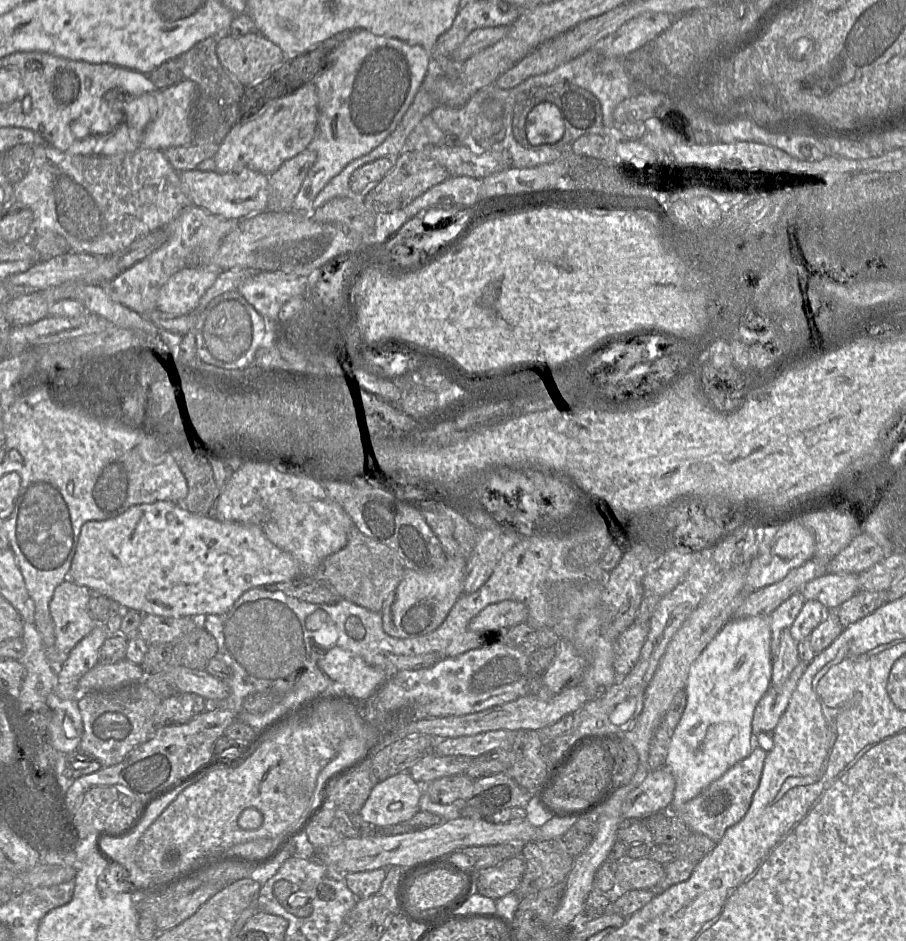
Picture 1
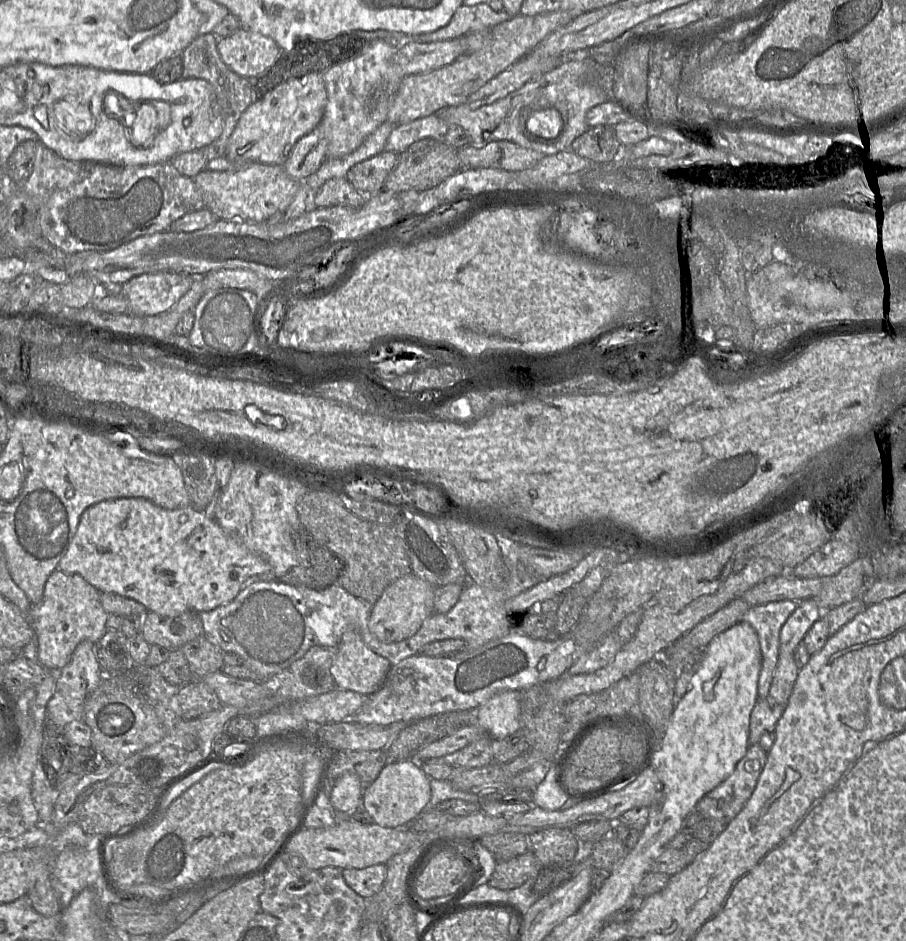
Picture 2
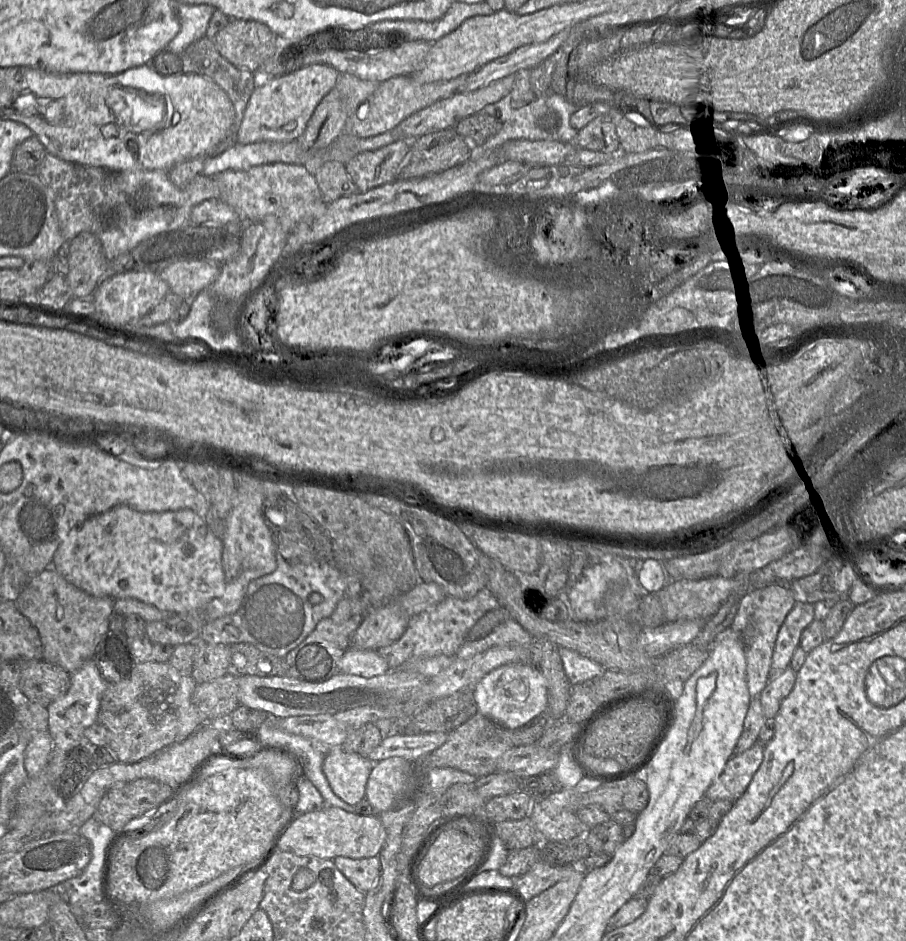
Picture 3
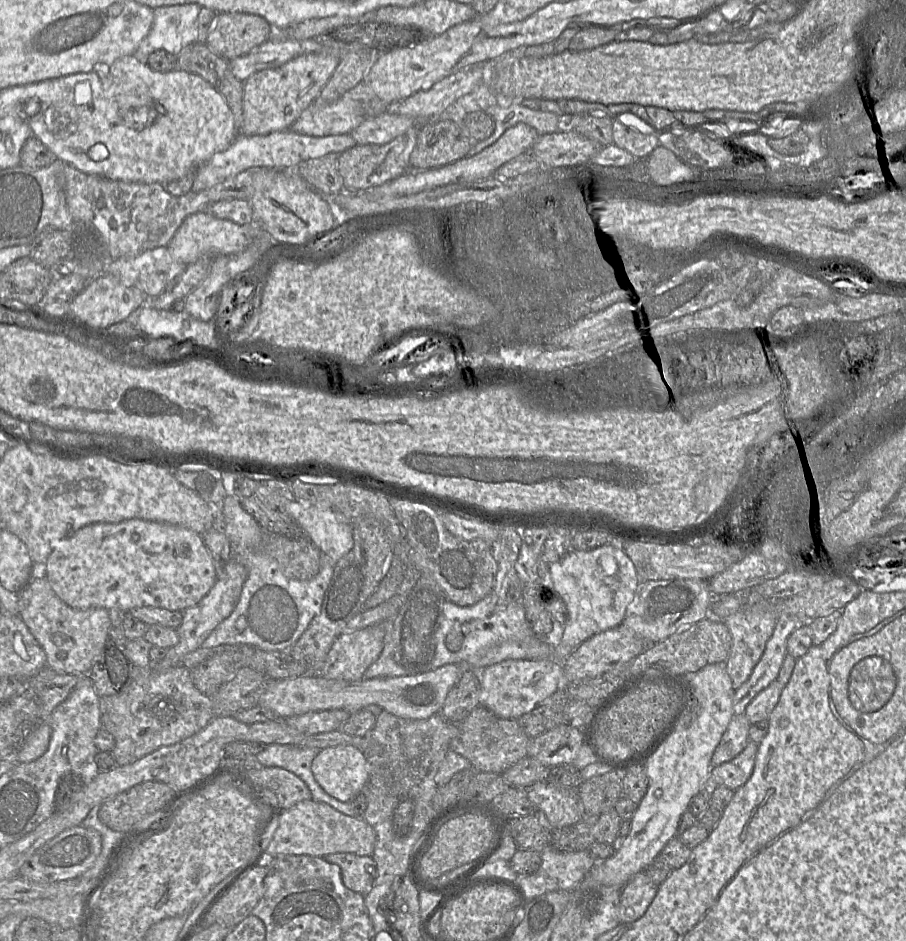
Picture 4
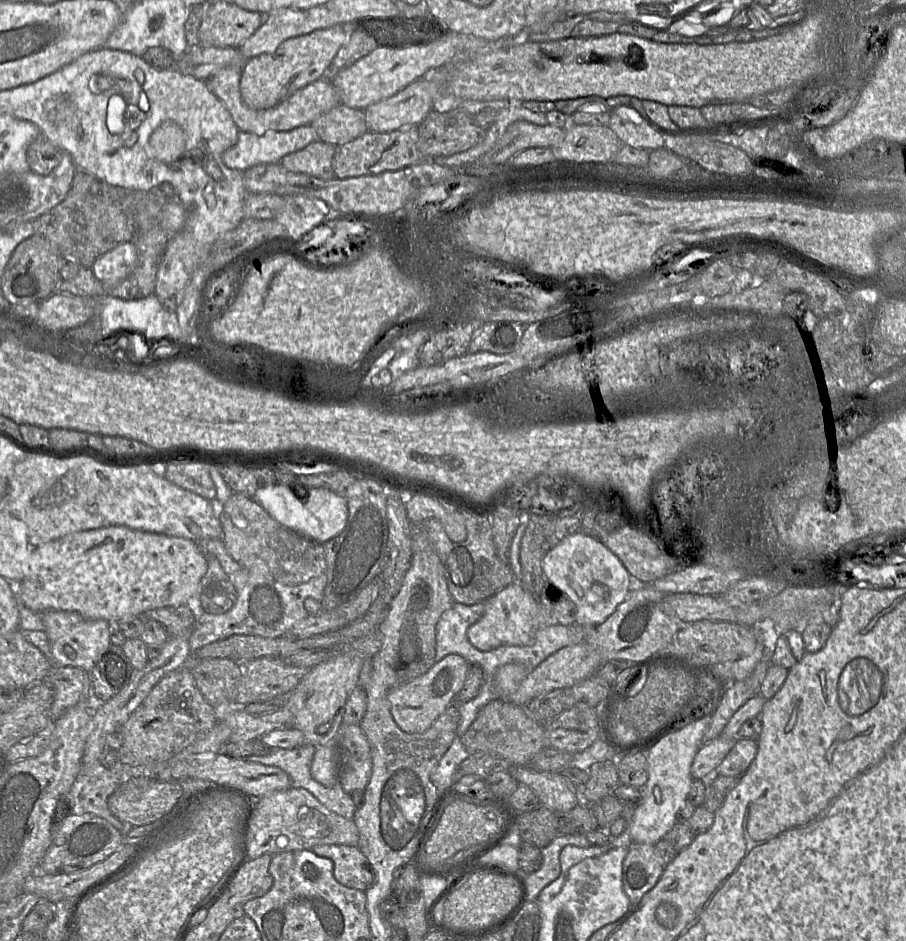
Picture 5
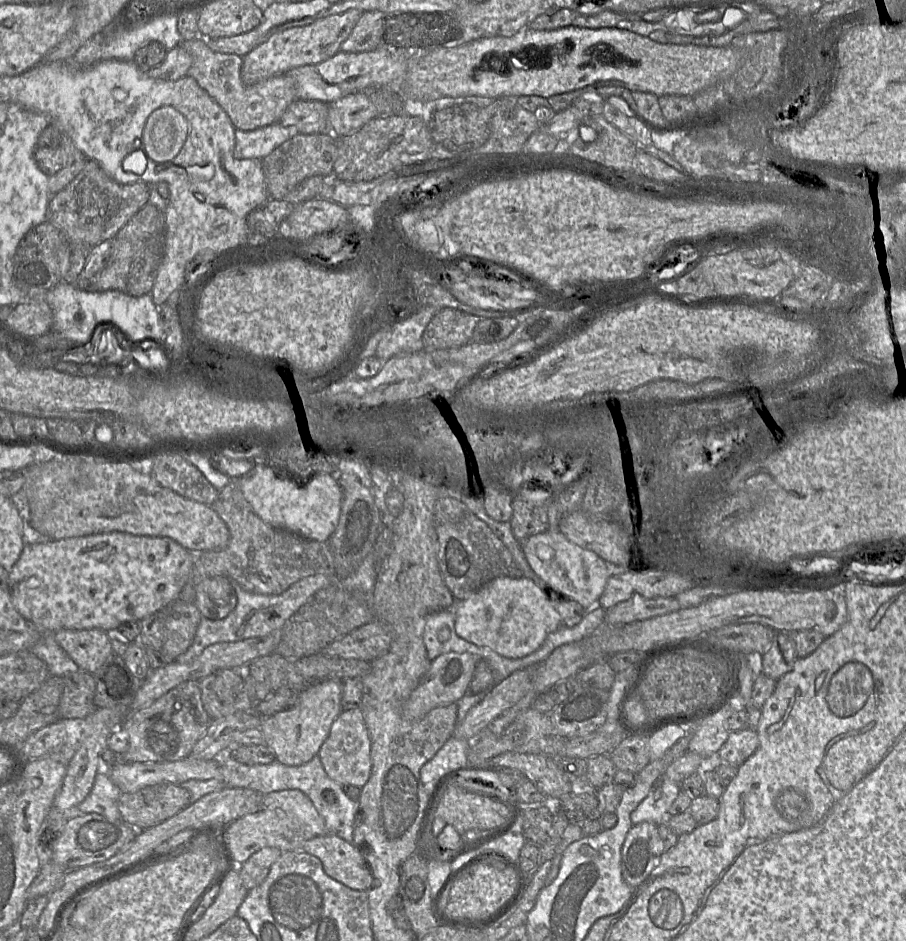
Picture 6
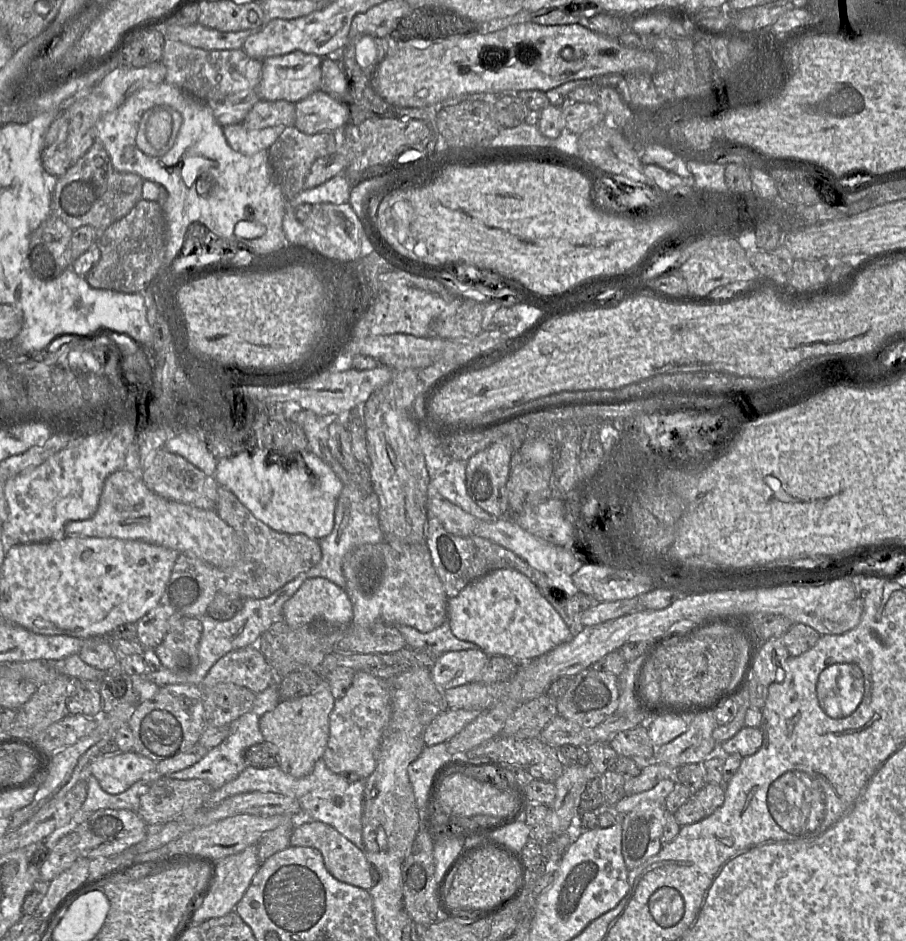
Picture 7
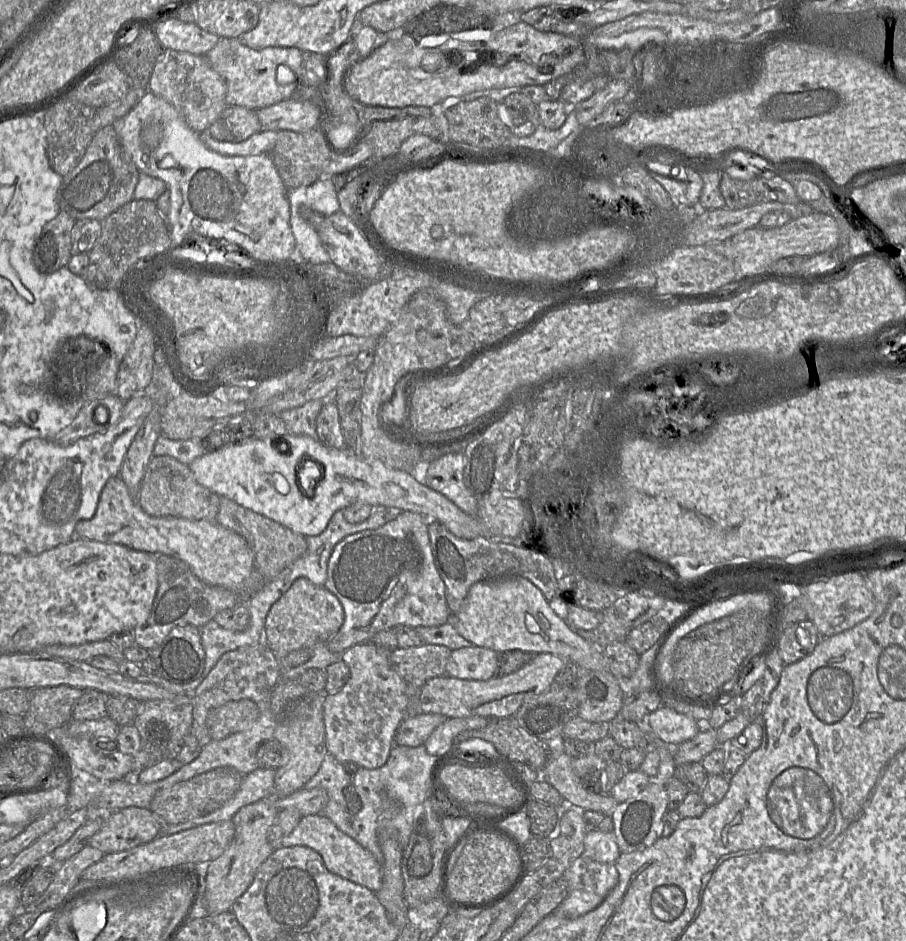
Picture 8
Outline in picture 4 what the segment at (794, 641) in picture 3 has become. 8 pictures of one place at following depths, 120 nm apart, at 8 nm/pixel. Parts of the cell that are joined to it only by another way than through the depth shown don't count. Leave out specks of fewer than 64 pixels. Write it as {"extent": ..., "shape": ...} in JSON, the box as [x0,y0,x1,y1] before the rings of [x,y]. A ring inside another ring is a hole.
{"extent":[734,617,800,716],"shape":[[[779,617],[761,659],[748,680],[735,690],[734,716],[743,715],[750,702],[776,680],[787,655],[787,640],[800,624],[797,617]]]}

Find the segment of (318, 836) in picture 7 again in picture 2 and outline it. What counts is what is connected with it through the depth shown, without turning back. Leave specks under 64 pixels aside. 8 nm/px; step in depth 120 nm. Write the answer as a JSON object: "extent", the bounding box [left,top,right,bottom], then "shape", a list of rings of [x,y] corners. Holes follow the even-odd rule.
{"extent":[343,864,387,899],"shape":[[[378,864],[363,869],[344,869],[343,877],[347,885],[364,899],[377,894],[387,876],[386,864]]]}

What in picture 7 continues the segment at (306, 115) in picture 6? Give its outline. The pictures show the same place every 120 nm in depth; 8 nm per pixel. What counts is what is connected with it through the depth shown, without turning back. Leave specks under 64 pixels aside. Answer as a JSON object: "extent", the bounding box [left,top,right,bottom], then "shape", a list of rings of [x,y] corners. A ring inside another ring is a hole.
{"extent":[242,100,295,130],"shape":[[[259,100],[249,111],[242,124],[248,130],[259,130],[272,126],[294,126],[295,103],[288,101]]]}

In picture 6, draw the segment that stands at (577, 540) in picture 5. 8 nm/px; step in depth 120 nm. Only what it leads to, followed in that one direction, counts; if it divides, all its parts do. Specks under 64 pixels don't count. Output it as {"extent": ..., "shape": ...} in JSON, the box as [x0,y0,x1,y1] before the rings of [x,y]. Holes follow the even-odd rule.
{"extent":[521,530,632,610],"shape":[[[559,530],[533,535],[521,543],[521,548],[530,568],[542,582],[563,593],[566,599],[577,601],[586,610],[601,607],[597,602],[612,574],[632,570],[606,562],[595,552],[569,541]]]}

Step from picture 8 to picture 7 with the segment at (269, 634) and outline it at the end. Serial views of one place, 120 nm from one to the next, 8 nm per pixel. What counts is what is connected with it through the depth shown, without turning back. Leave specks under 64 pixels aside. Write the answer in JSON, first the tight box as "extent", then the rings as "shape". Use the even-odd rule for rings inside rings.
{"extent":[283,578,353,628],"shape":[[[311,578],[283,606],[283,620],[298,628],[315,620],[330,624],[351,623],[353,607],[343,587],[324,578]]]}

